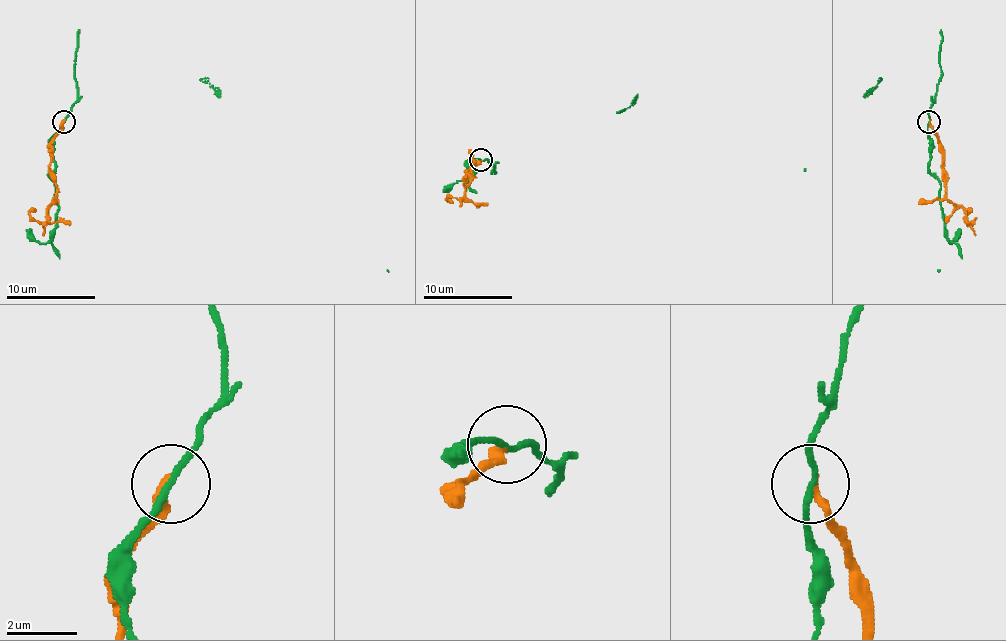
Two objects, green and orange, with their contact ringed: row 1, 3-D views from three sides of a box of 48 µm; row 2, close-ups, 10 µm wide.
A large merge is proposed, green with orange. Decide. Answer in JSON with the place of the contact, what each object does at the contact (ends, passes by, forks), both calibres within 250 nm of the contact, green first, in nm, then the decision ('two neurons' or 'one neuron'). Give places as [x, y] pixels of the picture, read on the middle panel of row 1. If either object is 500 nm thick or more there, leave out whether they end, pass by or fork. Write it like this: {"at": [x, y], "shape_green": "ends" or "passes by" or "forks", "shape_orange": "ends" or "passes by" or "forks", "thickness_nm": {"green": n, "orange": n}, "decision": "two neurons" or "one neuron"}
{"at": [481, 159], "shape_green": "passes by", "shape_orange": "ends", "thickness_nm": {"green": 170, "orange": 240}, "decision": "two neurons"}

